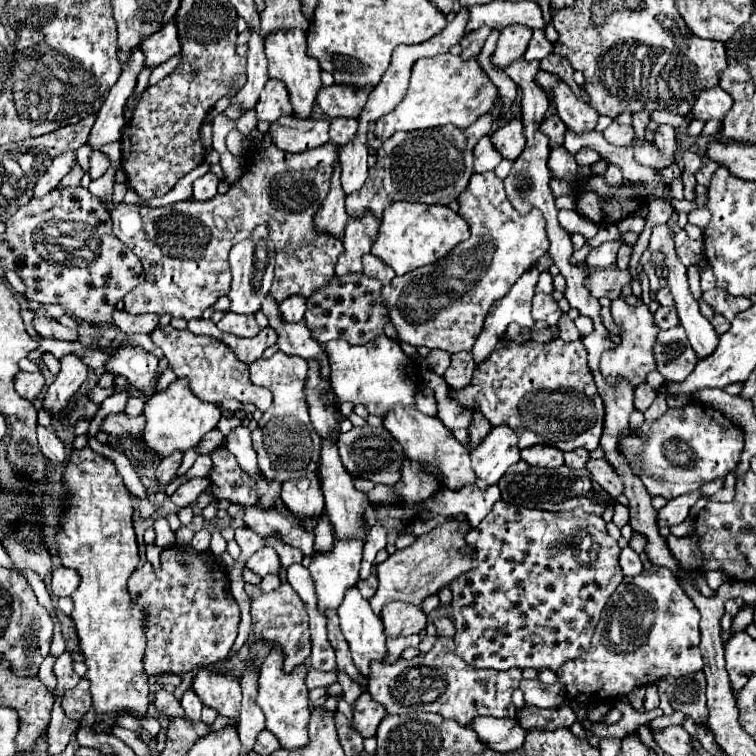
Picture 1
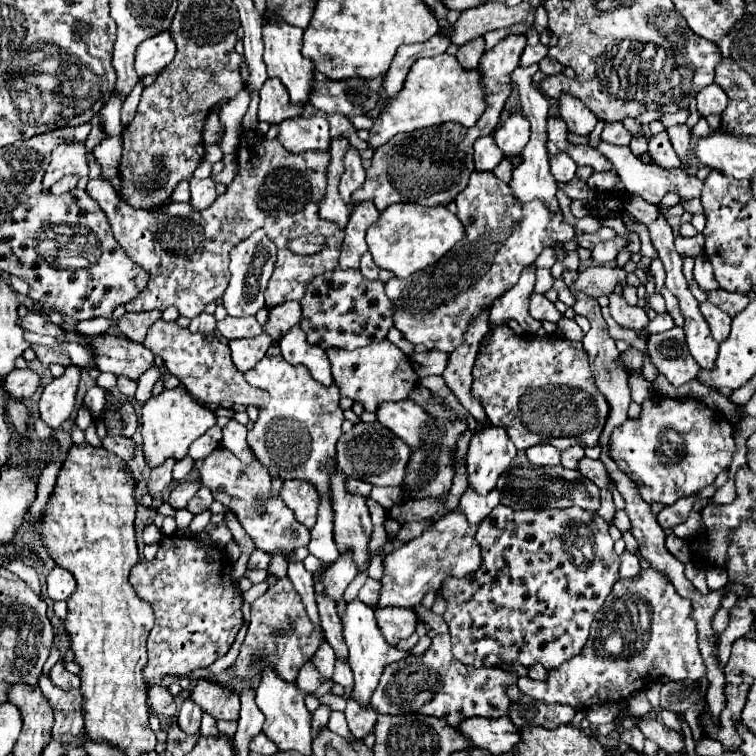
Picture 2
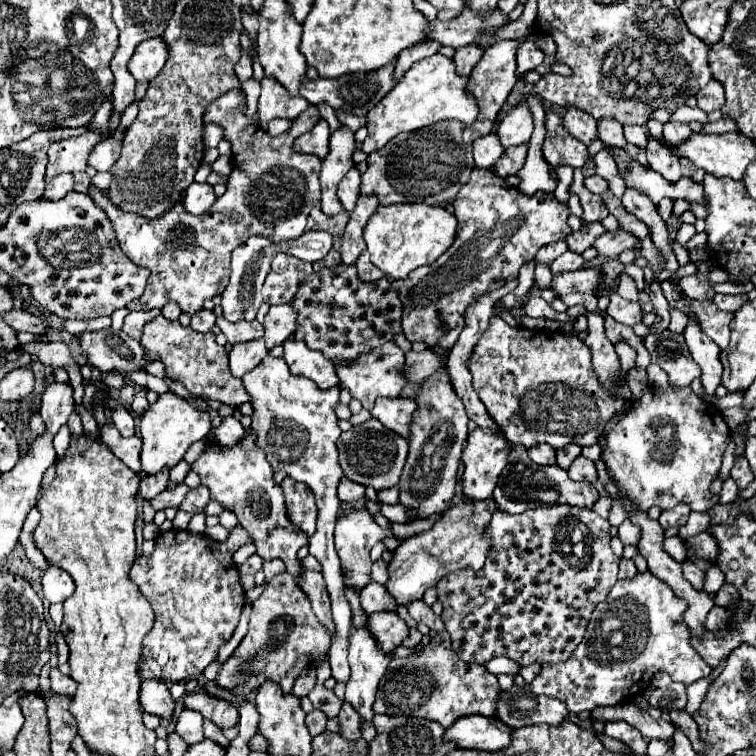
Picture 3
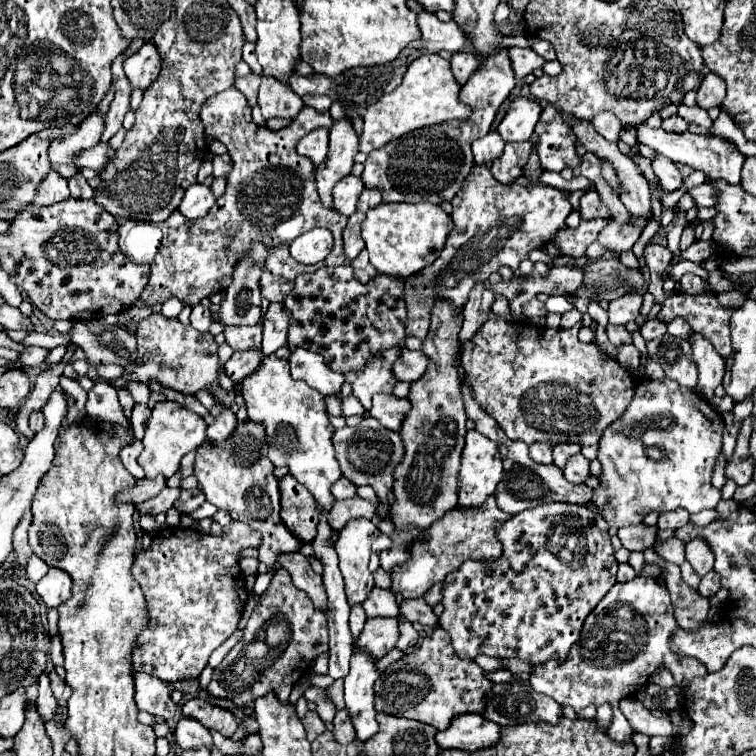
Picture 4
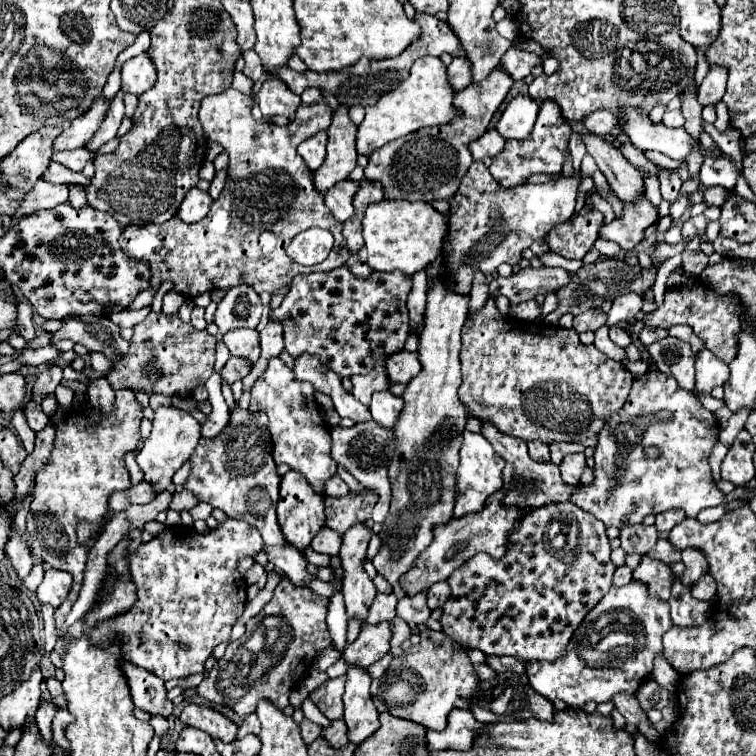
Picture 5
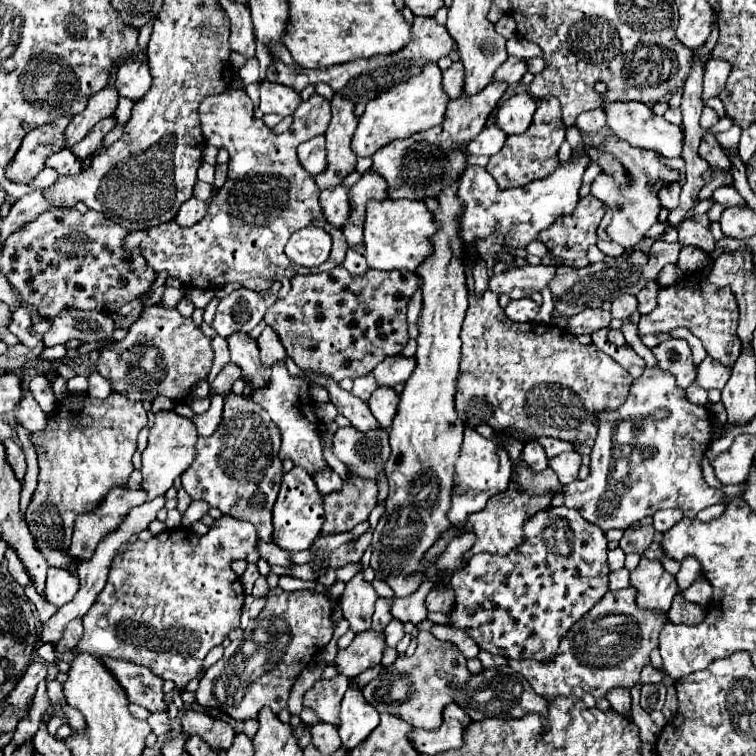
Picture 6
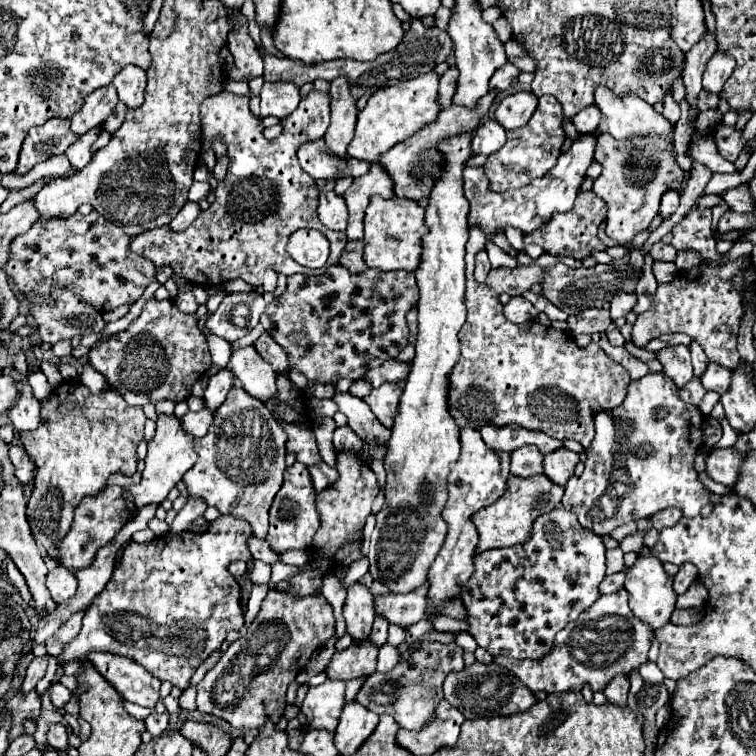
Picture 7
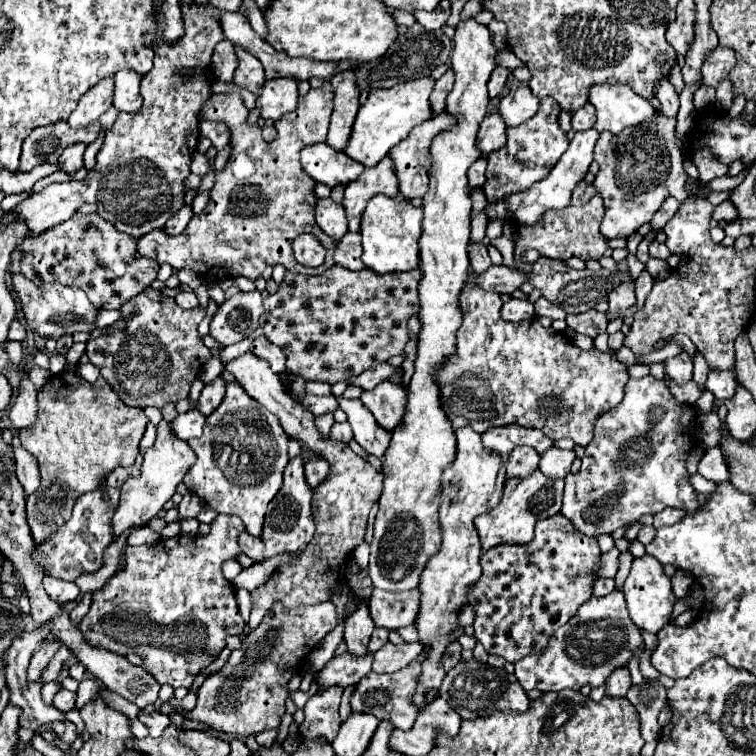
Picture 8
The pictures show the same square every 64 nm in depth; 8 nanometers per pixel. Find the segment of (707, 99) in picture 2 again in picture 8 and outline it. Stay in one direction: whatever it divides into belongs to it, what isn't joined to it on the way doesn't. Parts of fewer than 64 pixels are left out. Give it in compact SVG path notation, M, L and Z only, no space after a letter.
M718 46L718 48L716 48L714 52L710 52L708 58L704 60L704 66L702 66L702 84L716 88L722 80L728 78L730 70L734 68L734 64L736 64L734 50L732 50L732 48Z

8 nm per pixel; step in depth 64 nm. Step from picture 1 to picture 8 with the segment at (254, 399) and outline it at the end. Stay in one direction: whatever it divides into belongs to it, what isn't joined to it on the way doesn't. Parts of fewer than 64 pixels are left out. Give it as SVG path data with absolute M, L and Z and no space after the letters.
M152 288L122 306L124 316L132 312L134 316L126 322L122 332L108 332L88 342L86 354L90 362L128 406L162 408L168 402L176 404L188 398L192 382L212 356L196 330L206 312L202 308L182 310L174 298L166 298Z

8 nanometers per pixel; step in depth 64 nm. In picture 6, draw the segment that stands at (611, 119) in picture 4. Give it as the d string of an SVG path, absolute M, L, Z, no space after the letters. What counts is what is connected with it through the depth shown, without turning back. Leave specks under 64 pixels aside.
M602 108L584 112L584 114L578 116L576 126L580 130L584 130L584 132L598 132L598 130L602 130L606 126L606 112Z

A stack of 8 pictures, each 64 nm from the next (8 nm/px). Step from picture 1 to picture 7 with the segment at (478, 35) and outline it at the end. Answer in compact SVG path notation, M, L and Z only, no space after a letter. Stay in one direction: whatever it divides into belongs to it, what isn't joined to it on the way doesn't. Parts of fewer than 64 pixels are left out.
M450 66L442 78L440 78L440 88L438 88L438 102L442 104L442 108L450 106L452 104L452 96L454 96L454 90L458 88L458 68L456 66Z

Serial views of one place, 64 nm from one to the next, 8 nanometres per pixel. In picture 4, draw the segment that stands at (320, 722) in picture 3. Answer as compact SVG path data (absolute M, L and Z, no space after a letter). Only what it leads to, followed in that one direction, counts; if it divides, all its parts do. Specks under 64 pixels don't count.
M310 710L310 712L302 718L302 722L304 722L304 728L306 728L306 734L308 734L308 740L310 740L310 742L326 730L326 726L324 726L324 722L322 722L322 718L318 716L316 710Z

